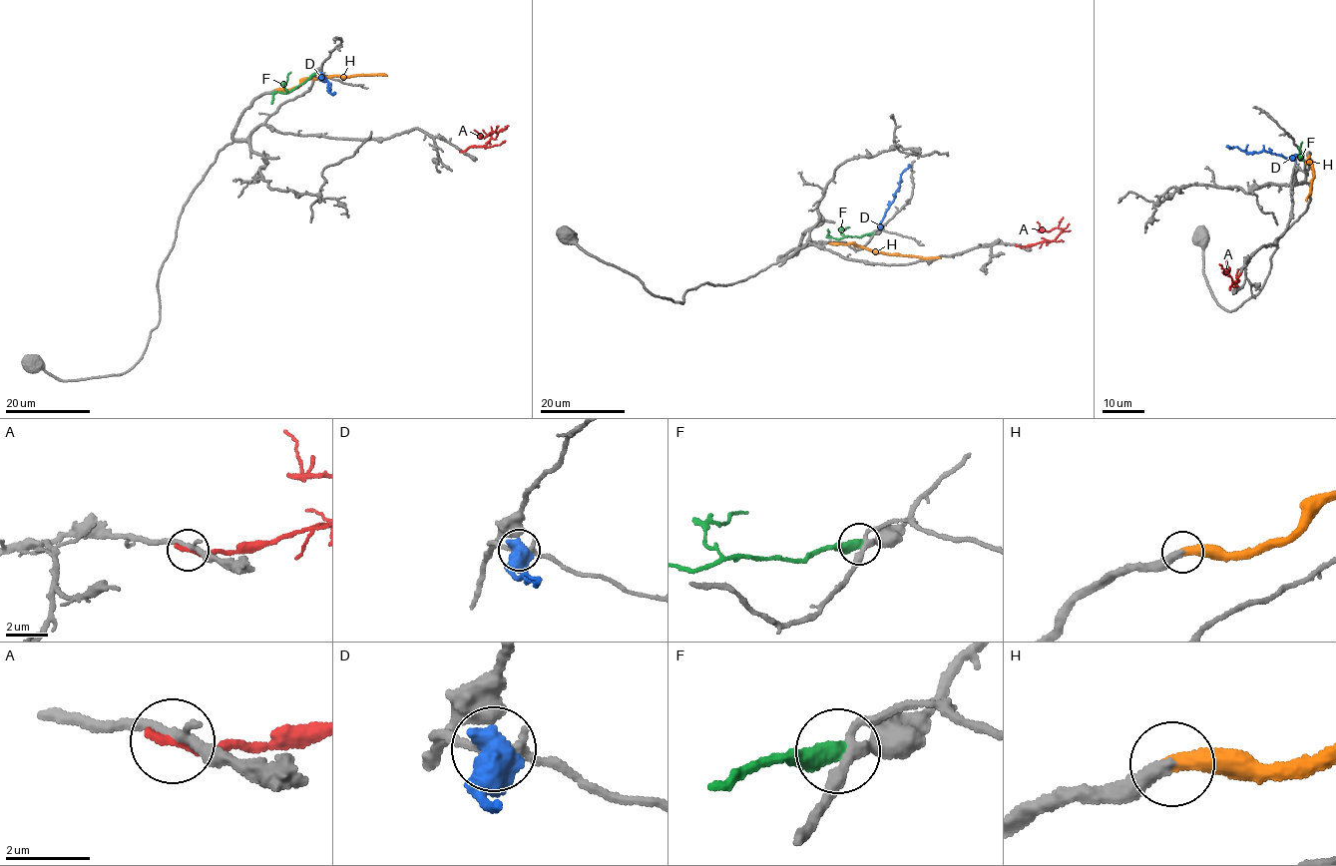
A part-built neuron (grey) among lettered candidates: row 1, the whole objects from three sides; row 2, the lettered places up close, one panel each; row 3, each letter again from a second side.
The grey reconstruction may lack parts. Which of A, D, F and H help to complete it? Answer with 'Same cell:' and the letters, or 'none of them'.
Same cell: H

